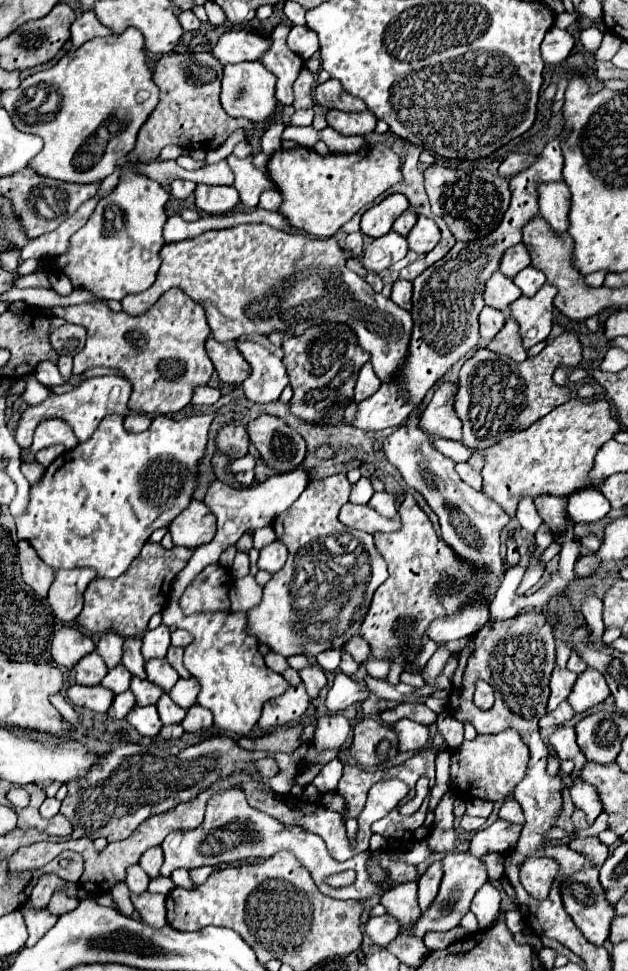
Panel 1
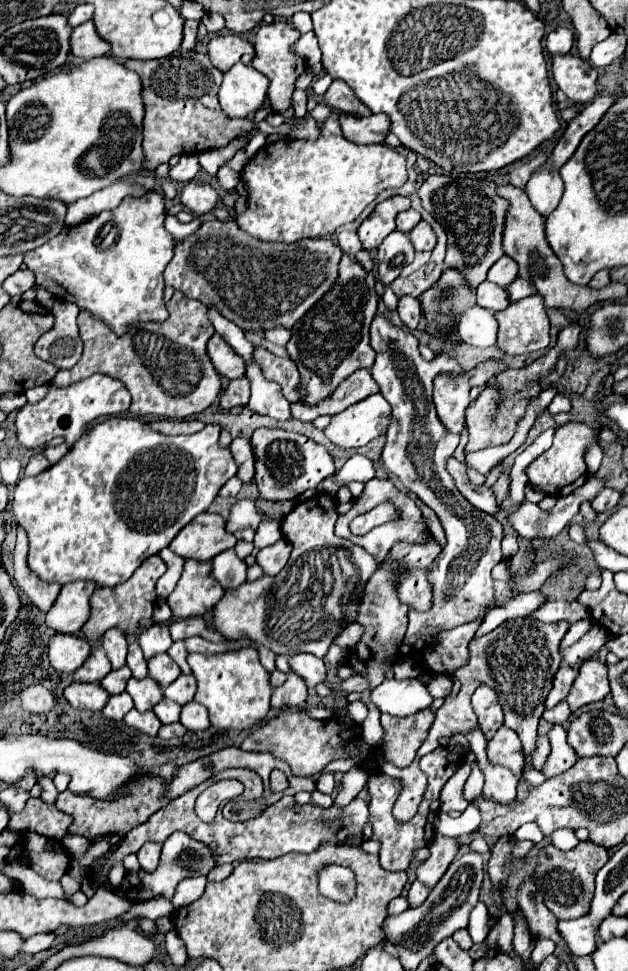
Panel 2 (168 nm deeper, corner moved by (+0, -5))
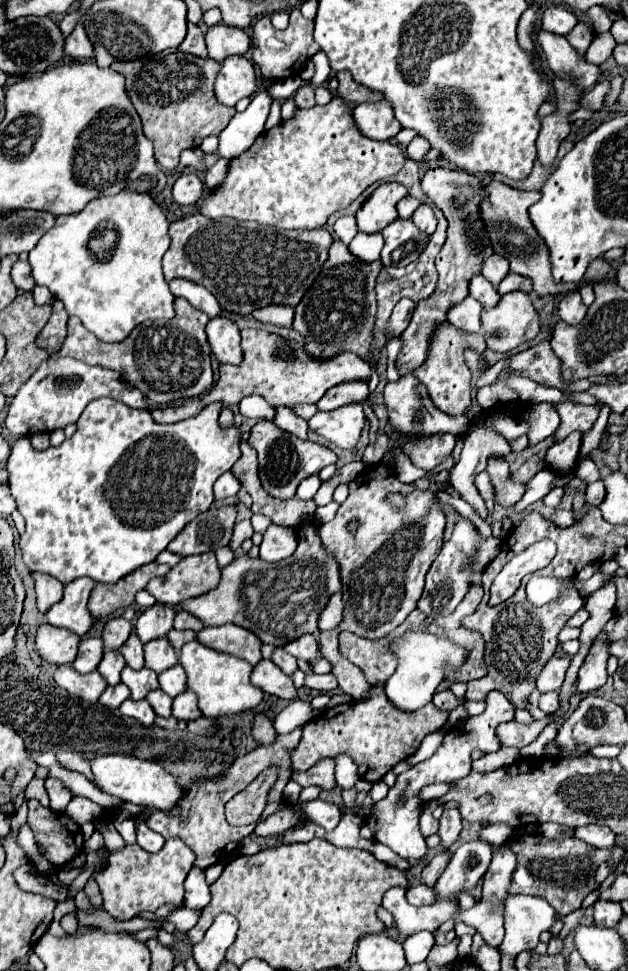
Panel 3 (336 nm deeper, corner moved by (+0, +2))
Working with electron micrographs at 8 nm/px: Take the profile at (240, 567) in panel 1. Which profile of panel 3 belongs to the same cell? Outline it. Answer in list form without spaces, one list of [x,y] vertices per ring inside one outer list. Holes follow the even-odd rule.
[[[242,520],[242,522],[236,522],[236,526],[234,526],[234,534],[232,534],[232,540],[230,540],[230,548],[232,550],[238,550],[240,548],[240,544],[246,540],[246,538],[250,538],[254,534],[254,530],[252,530],[252,526],[250,526],[250,520]]]

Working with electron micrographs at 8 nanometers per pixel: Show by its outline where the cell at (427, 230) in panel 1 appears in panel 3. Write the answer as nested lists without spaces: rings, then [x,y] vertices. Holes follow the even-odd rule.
[[[426,204],[418,206],[418,210],[412,216],[412,222],[426,234],[434,234],[434,230],[436,230],[436,216],[434,216],[432,208]]]

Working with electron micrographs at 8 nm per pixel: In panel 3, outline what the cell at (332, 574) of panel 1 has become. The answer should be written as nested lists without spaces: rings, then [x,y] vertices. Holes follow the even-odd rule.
[[[306,522],[298,528],[300,542],[296,552],[282,562],[262,562],[248,554],[238,554],[228,566],[222,568],[220,584],[200,598],[184,600],[180,610],[200,618],[206,626],[236,624],[254,632],[264,644],[284,646],[302,634],[318,630],[318,616],[326,606],[330,594],[340,592],[340,572],[334,558],[324,550],[318,526]]]

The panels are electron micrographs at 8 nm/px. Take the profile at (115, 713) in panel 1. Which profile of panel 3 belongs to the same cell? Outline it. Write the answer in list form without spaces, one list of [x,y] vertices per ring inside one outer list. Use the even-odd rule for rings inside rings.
[[[118,684],[118,686],[108,686],[98,702],[104,704],[106,708],[118,708],[126,698],[130,698],[130,690],[124,684]]]

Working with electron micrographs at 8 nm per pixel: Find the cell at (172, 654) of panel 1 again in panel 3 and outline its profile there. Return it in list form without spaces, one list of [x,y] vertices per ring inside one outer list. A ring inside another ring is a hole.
[[[170,630],[168,632],[168,640],[170,640],[170,644],[174,646],[174,650],[178,652],[186,642],[190,642],[190,640],[194,640],[196,638],[196,632],[194,630]]]

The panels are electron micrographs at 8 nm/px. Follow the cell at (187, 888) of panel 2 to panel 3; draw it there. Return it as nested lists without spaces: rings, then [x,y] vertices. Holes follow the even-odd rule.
[[[194,866],[186,878],[186,906],[188,908],[198,908],[202,910],[208,902],[210,902],[210,890],[208,884],[204,880],[204,870],[200,870],[198,866]]]

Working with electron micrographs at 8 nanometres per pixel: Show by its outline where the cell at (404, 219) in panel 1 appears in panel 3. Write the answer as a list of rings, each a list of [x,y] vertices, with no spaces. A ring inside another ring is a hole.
[[[404,196],[404,198],[398,202],[398,216],[400,216],[400,218],[410,218],[418,206],[420,206],[420,200],[416,200],[416,198],[412,198],[412,196]]]

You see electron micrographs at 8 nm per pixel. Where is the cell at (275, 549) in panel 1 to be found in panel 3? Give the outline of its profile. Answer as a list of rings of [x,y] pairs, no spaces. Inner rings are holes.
[[[270,524],[260,544],[260,558],[266,562],[280,562],[294,554],[298,546],[298,532],[294,528]]]

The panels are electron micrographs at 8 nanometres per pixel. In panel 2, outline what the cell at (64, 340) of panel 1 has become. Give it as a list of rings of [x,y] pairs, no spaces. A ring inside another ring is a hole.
[[[56,299],[52,307],[52,315],[56,319],[54,327],[38,339],[34,353],[42,361],[50,361],[56,367],[74,367],[82,355],[82,339],[78,335],[76,315],[78,307],[70,301]]]

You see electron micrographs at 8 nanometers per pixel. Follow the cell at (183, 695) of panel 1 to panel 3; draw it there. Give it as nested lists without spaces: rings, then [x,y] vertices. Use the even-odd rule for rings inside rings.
[[[176,664],[168,670],[164,670],[162,674],[158,674],[158,680],[160,680],[160,688],[172,698],[176,698],[180,692],[186,690],[186,674],[184,674],[180,664]]]

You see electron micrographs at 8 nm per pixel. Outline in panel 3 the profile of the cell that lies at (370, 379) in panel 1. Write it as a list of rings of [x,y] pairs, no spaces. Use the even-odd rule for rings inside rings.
[[[346,382],[336,388],[330,388],[316,406],[318,406],[318,410],[336,410],[340,406],[364,402],[366,398],[368,398],[368,384],[366,382]]]

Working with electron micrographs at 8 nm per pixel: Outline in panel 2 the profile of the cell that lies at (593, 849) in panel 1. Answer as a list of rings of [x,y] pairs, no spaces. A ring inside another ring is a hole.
[[[584,841],[570,851],[560,851],[554,845],[548,845],[538,857],[540,863],[534,869],[534,881],[546,907],[556,915],[556,919],[576,919],[586,915],[594,897],[594,875],[608,863],[606,847]]]

